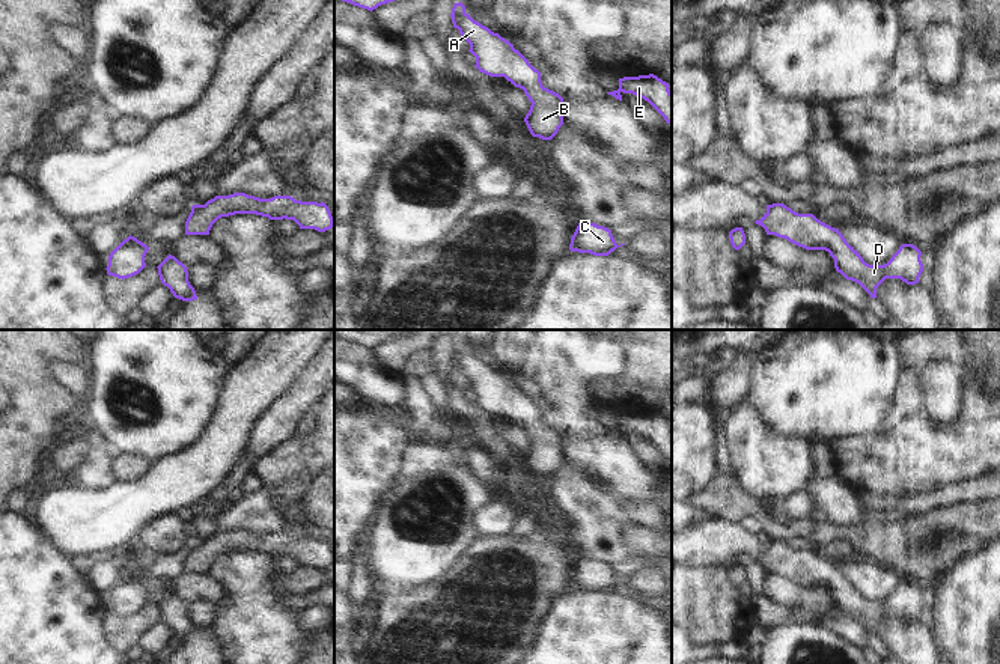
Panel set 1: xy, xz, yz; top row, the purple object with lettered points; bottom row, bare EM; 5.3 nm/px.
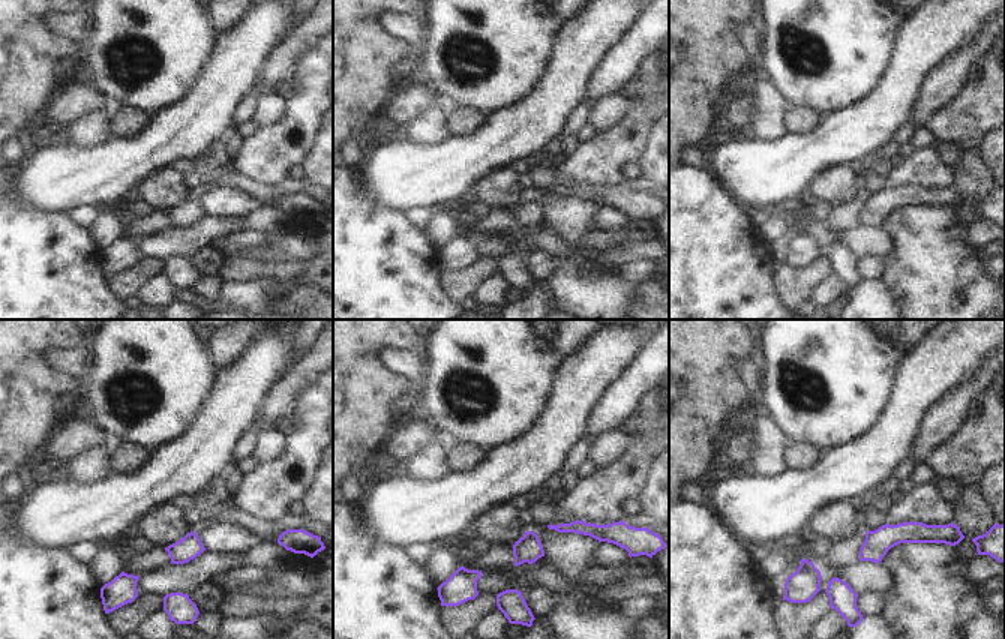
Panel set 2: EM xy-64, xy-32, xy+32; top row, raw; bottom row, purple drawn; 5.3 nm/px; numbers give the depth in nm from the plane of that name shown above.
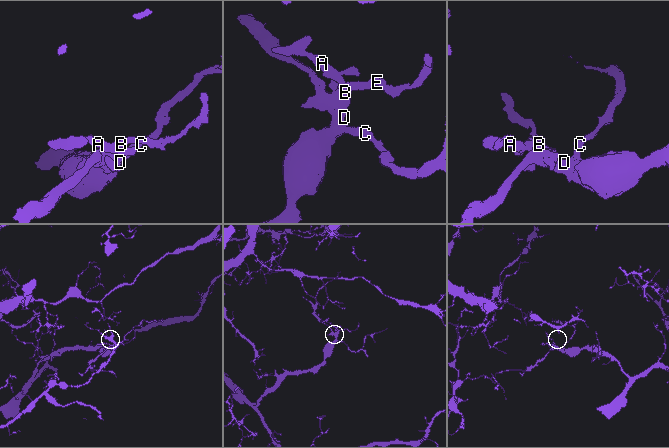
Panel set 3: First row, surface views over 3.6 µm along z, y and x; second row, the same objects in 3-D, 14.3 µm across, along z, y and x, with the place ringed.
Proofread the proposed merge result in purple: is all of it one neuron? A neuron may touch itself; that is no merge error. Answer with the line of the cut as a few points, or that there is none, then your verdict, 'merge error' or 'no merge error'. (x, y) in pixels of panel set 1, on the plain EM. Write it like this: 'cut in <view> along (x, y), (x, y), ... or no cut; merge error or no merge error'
no cut; no merge error

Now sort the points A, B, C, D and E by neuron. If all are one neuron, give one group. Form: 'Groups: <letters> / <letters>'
Groups: A B C D E

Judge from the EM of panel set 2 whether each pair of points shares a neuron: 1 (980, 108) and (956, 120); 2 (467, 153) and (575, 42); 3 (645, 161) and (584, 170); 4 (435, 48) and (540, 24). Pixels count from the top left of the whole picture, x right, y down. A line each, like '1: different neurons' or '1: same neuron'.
1: same neuron
2: same neuron
3: different neurons
4: same neuron

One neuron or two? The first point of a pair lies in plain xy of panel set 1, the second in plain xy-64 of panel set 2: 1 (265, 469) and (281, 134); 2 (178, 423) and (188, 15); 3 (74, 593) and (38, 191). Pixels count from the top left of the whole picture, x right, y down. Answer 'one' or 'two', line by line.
1: two
2: one
3: two

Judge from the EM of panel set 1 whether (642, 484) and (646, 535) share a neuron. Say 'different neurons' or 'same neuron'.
different neurons

